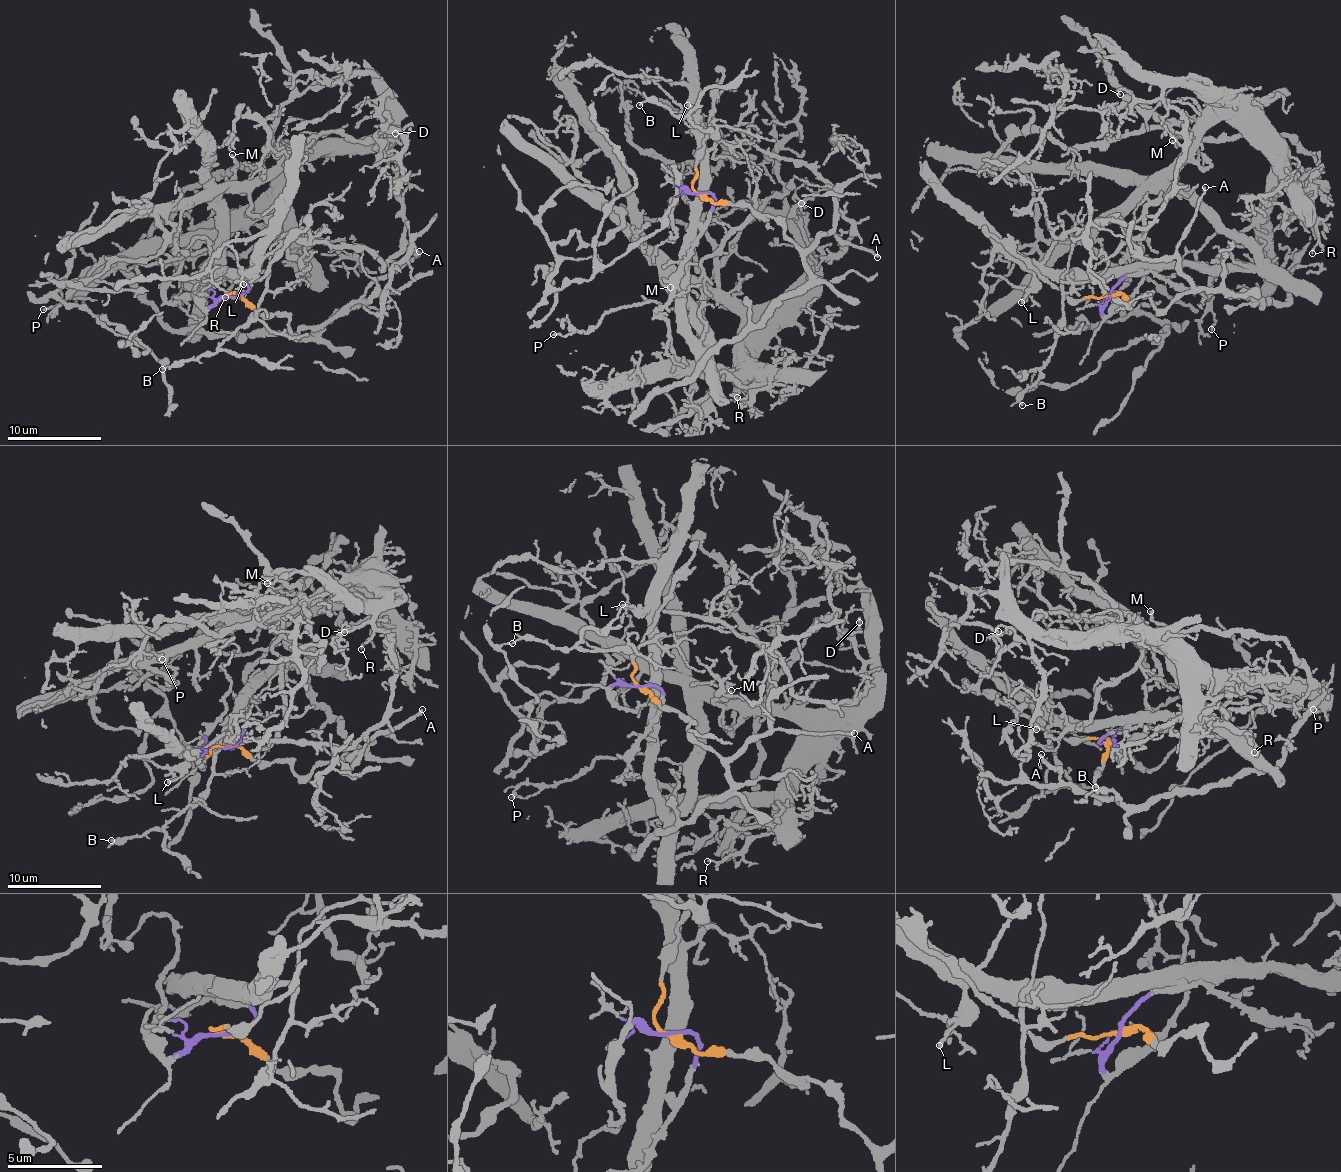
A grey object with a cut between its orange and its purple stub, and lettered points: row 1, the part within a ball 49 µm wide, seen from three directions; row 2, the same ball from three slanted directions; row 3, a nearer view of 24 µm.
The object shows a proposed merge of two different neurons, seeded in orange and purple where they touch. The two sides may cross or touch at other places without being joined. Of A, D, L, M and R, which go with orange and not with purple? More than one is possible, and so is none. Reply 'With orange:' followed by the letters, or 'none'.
With orange: A

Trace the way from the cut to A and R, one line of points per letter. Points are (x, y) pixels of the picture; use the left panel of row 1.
A: (234, 295), (249, 301), (259, 314), (286, 315), (293, 334), (321, 328), (379, 279), (392, 275), (419, 250)
R: (234, 295), (247, 285), (225, 280), (172, 304), (166, 284), (191, 246), (263, 214), (279, 248), (225, 298)

